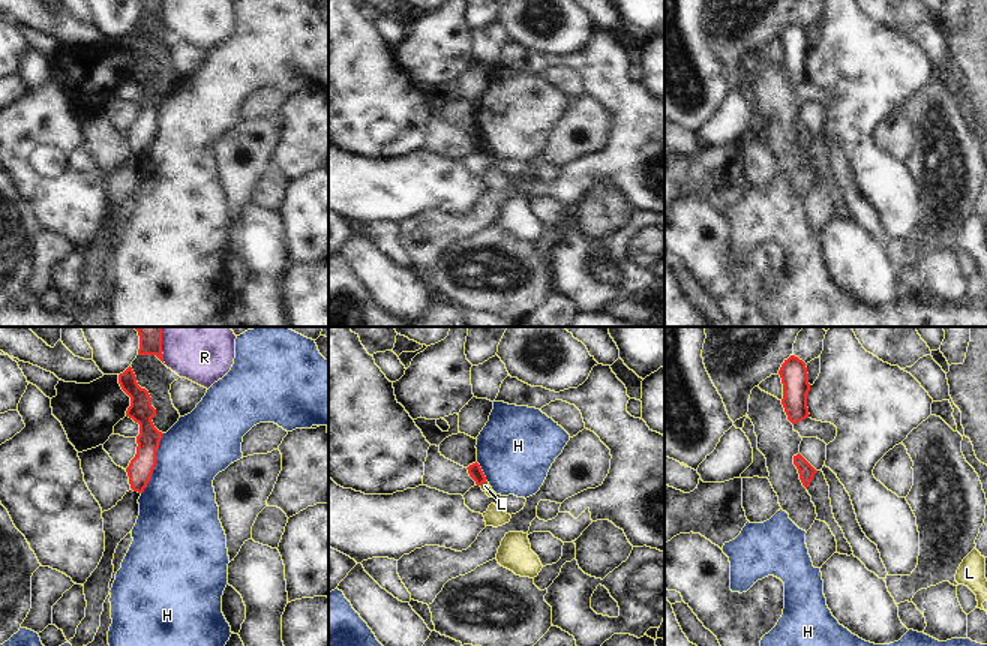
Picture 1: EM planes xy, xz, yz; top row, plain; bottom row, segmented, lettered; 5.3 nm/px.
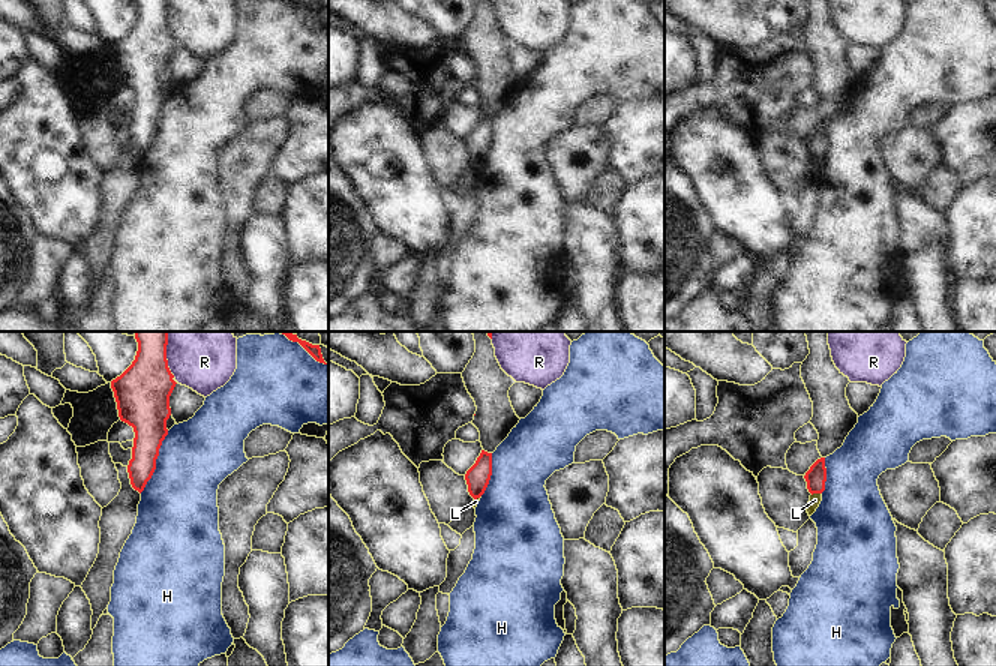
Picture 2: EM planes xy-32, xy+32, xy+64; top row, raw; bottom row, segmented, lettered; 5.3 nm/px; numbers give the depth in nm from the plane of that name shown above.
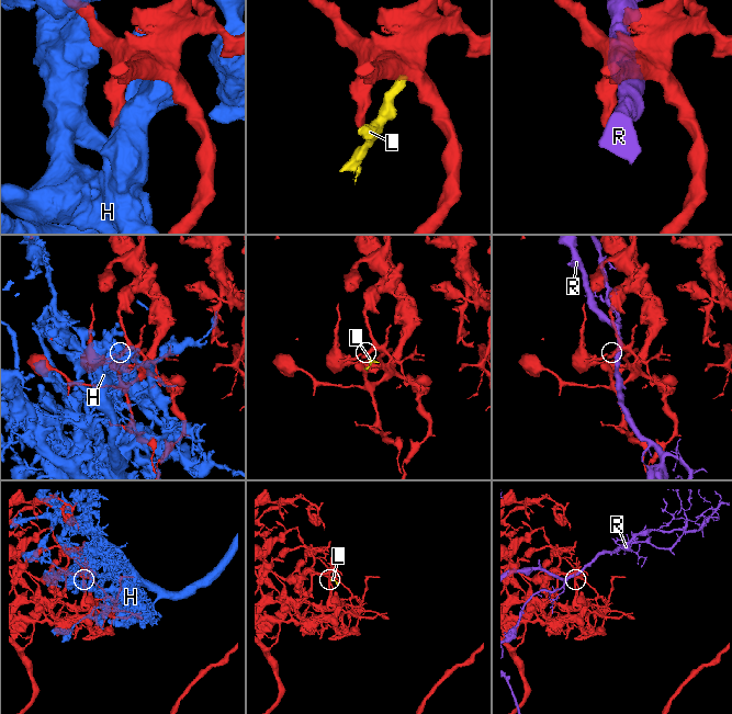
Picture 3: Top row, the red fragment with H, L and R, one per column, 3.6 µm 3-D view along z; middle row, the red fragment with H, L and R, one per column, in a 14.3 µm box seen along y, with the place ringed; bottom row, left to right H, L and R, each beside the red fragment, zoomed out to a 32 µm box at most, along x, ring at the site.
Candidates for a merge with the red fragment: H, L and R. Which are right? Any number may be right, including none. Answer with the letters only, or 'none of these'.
none of these

